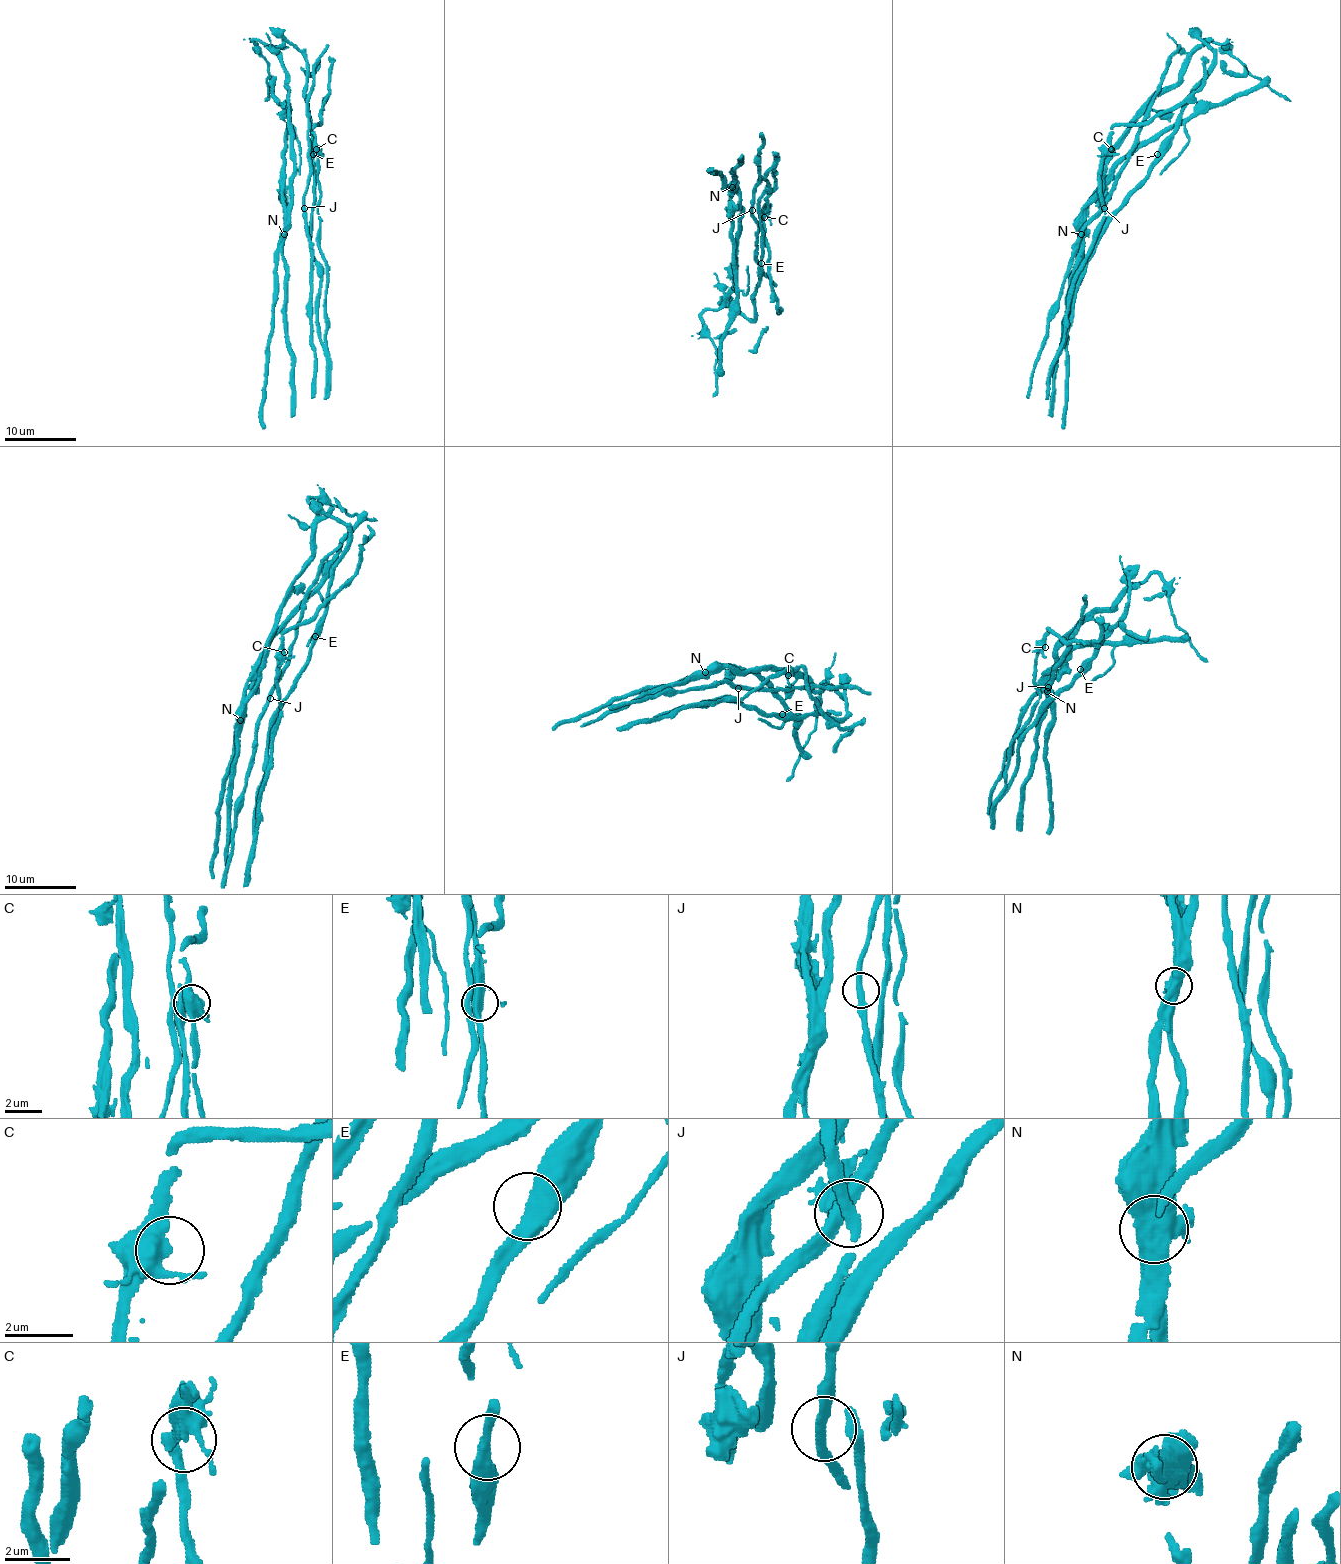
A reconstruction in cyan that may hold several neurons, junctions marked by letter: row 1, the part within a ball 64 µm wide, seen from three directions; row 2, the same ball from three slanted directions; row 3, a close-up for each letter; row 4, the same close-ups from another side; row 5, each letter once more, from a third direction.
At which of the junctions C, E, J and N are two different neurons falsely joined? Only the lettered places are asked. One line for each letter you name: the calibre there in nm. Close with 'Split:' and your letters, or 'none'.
N: Thickness 550 nm
Split: N

